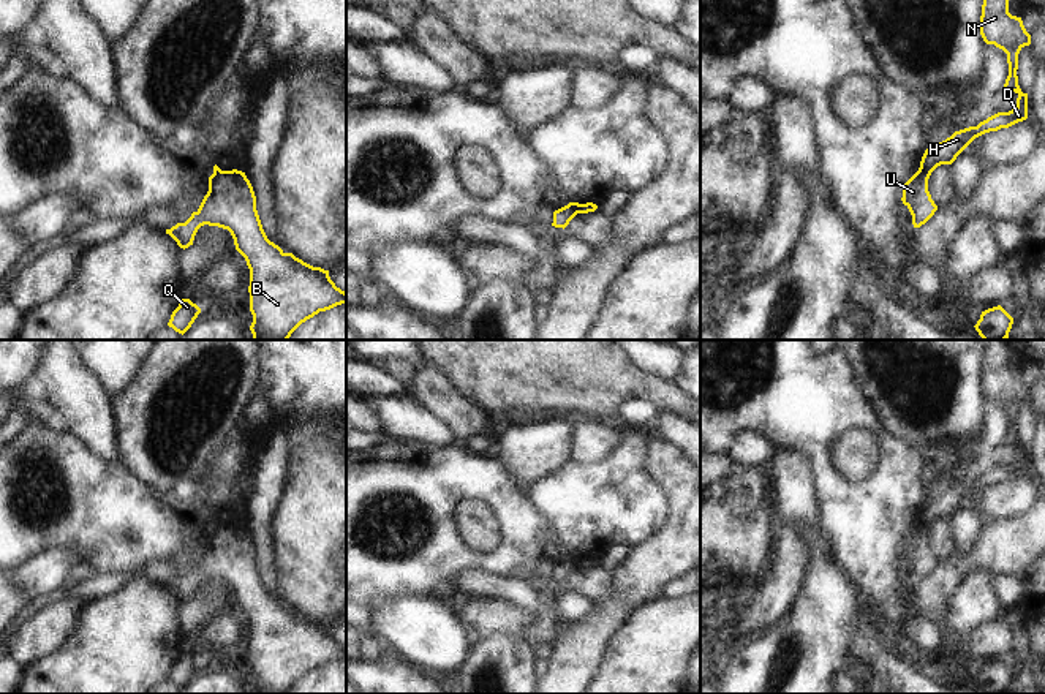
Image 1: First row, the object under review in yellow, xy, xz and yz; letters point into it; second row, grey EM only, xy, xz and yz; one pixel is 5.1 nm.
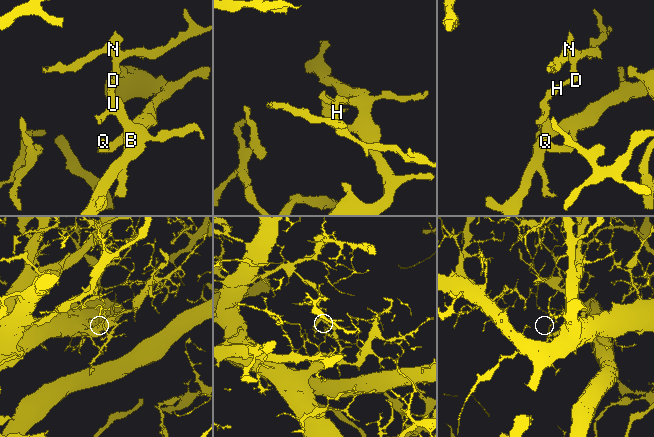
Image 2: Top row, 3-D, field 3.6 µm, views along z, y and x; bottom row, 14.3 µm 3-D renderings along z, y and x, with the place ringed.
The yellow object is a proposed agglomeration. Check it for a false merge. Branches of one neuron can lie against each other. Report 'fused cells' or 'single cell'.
fused cells

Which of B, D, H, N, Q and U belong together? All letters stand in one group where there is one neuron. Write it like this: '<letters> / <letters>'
B Q U / D H N

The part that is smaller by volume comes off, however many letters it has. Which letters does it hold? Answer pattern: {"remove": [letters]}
{"remove": ["D", "H", "N"]}

